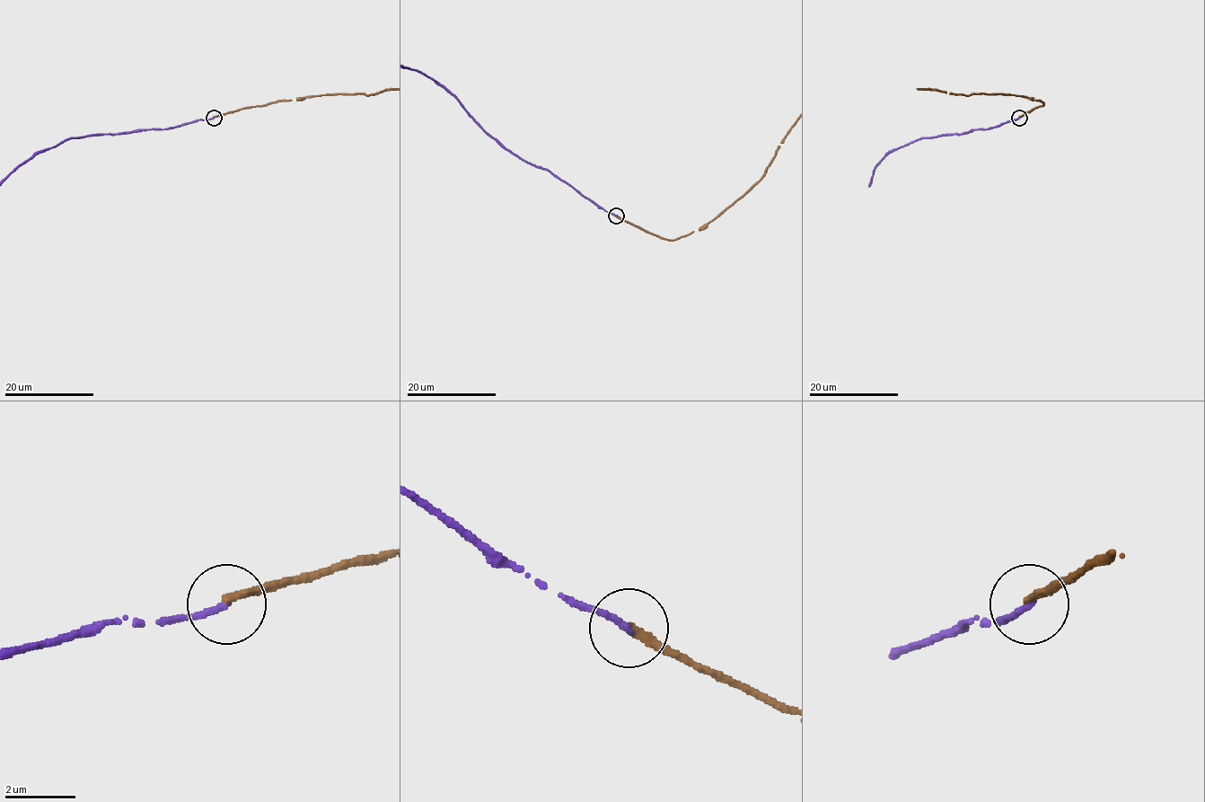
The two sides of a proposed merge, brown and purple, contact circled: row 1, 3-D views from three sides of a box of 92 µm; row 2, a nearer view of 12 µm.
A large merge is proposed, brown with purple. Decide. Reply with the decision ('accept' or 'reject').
reject

